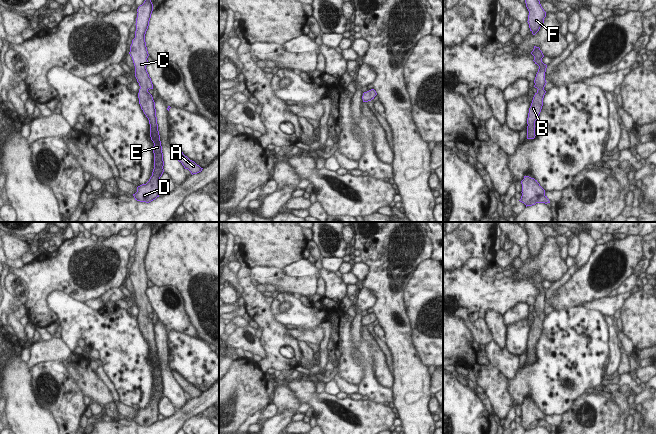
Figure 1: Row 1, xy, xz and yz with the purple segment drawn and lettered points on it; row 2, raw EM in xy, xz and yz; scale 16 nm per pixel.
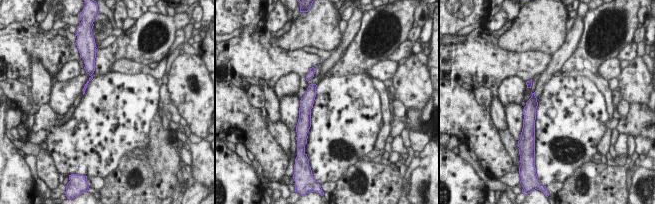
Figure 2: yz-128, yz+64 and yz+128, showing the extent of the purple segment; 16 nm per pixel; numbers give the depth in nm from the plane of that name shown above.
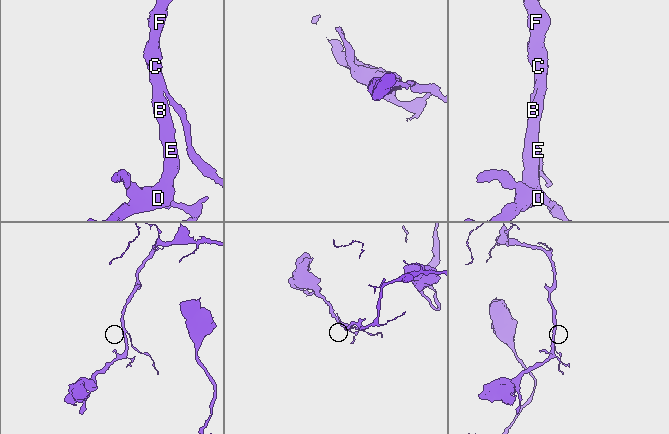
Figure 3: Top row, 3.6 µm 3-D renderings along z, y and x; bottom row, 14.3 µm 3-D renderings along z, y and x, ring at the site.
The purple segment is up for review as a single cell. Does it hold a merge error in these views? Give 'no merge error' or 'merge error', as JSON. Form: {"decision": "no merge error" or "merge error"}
{"decision": "no merge error"}

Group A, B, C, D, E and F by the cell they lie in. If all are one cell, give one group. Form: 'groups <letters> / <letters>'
groups A B C D E F

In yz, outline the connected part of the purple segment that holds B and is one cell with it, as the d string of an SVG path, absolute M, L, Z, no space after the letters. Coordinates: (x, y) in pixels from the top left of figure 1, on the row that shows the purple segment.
M534 46L534 49L531 52L531 54L534 56L533 61L535 62L535 64L539 66L539 69L534 80L534 87L538 90L533 97L527 118L527 139L534 139L536 136L535 121L539 117L539 114L543 106L543 98L546 93L544 87L547 83L545 80L545 72L547 65L542 62L542 58L544 57L542 51L539 47Z

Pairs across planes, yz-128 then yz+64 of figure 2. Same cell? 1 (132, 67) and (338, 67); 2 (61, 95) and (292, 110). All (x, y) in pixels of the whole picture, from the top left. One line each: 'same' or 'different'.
1: different
2: same

